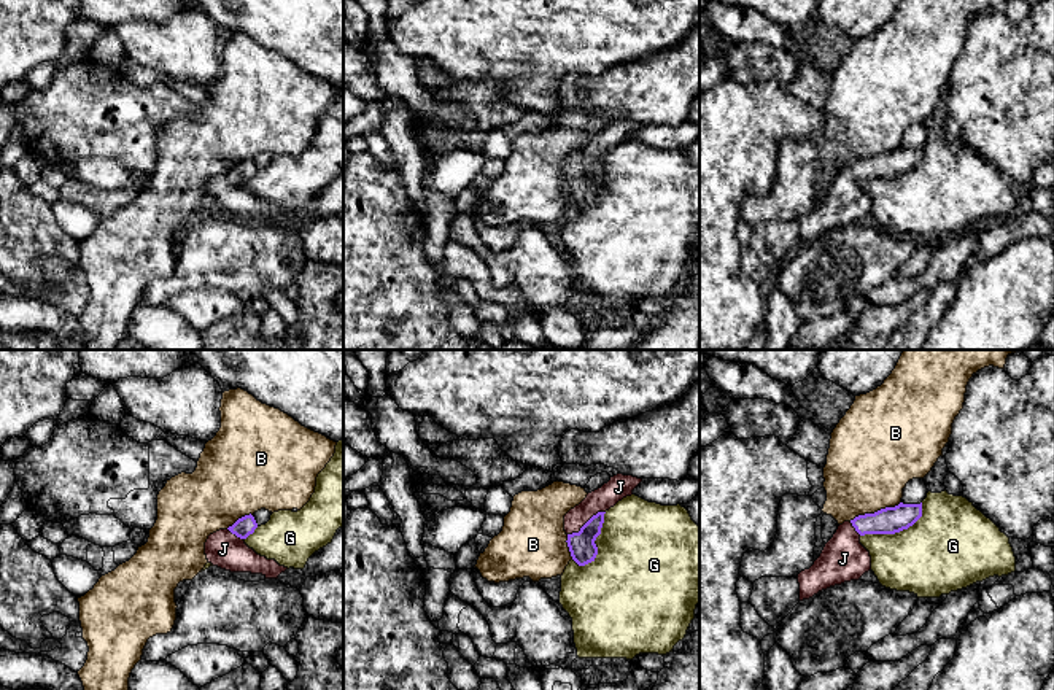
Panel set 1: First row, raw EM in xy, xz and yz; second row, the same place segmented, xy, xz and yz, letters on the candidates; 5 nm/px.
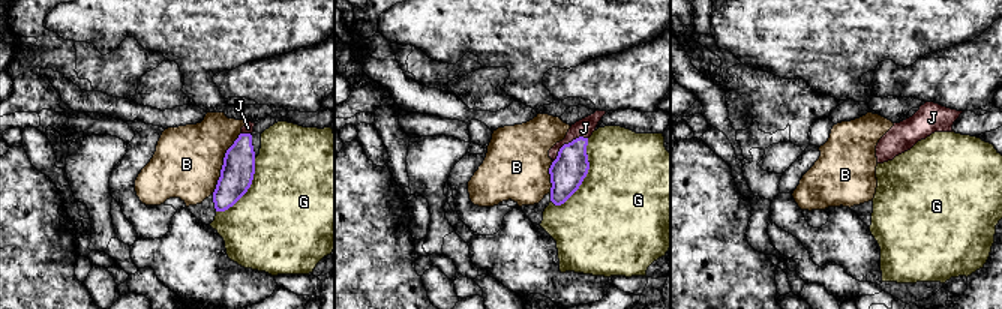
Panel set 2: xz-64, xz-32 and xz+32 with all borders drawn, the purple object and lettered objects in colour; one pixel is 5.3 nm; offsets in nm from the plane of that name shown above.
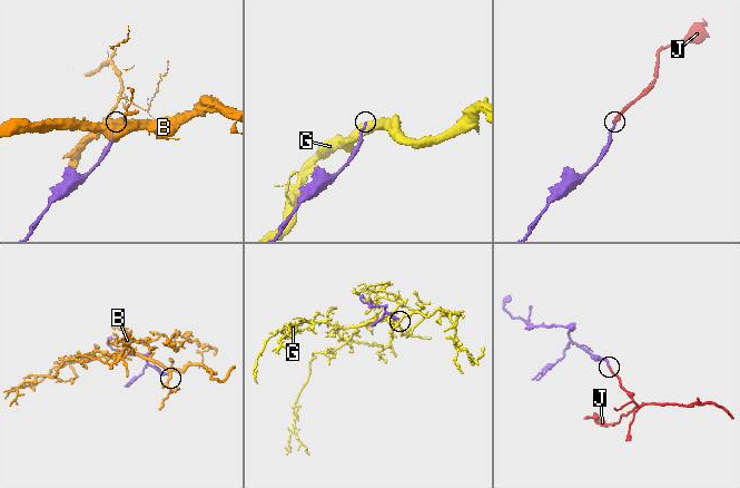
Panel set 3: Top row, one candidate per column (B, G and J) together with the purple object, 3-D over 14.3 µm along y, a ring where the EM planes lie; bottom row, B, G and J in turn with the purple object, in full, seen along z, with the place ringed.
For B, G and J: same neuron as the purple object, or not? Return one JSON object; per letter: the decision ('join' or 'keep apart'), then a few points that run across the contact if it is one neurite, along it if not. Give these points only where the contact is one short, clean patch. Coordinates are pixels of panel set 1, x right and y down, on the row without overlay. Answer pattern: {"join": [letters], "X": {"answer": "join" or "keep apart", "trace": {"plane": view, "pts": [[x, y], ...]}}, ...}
{"join": ["J"], "B": {"answer": "keep apart"}, "G": {"answer": "keep apart"}, "J": {"answer": "join", "trace": {"plane": "xz", "pts": [[582, 191], [585, 167], [619, 131]]}}}

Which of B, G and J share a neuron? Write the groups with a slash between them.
B / G / J

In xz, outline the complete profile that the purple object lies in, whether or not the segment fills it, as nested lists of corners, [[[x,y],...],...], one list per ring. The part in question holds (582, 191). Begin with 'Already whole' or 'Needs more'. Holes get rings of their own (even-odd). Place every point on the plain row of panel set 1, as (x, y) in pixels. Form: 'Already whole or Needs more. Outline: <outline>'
Needs more. Outline: [[[617,118],[564,159],[566,186],[579,210],[595,205],[598,199],[595,184],[601,178],[604,157],[623,141],[631,140],[641,126],[642,122]]]

